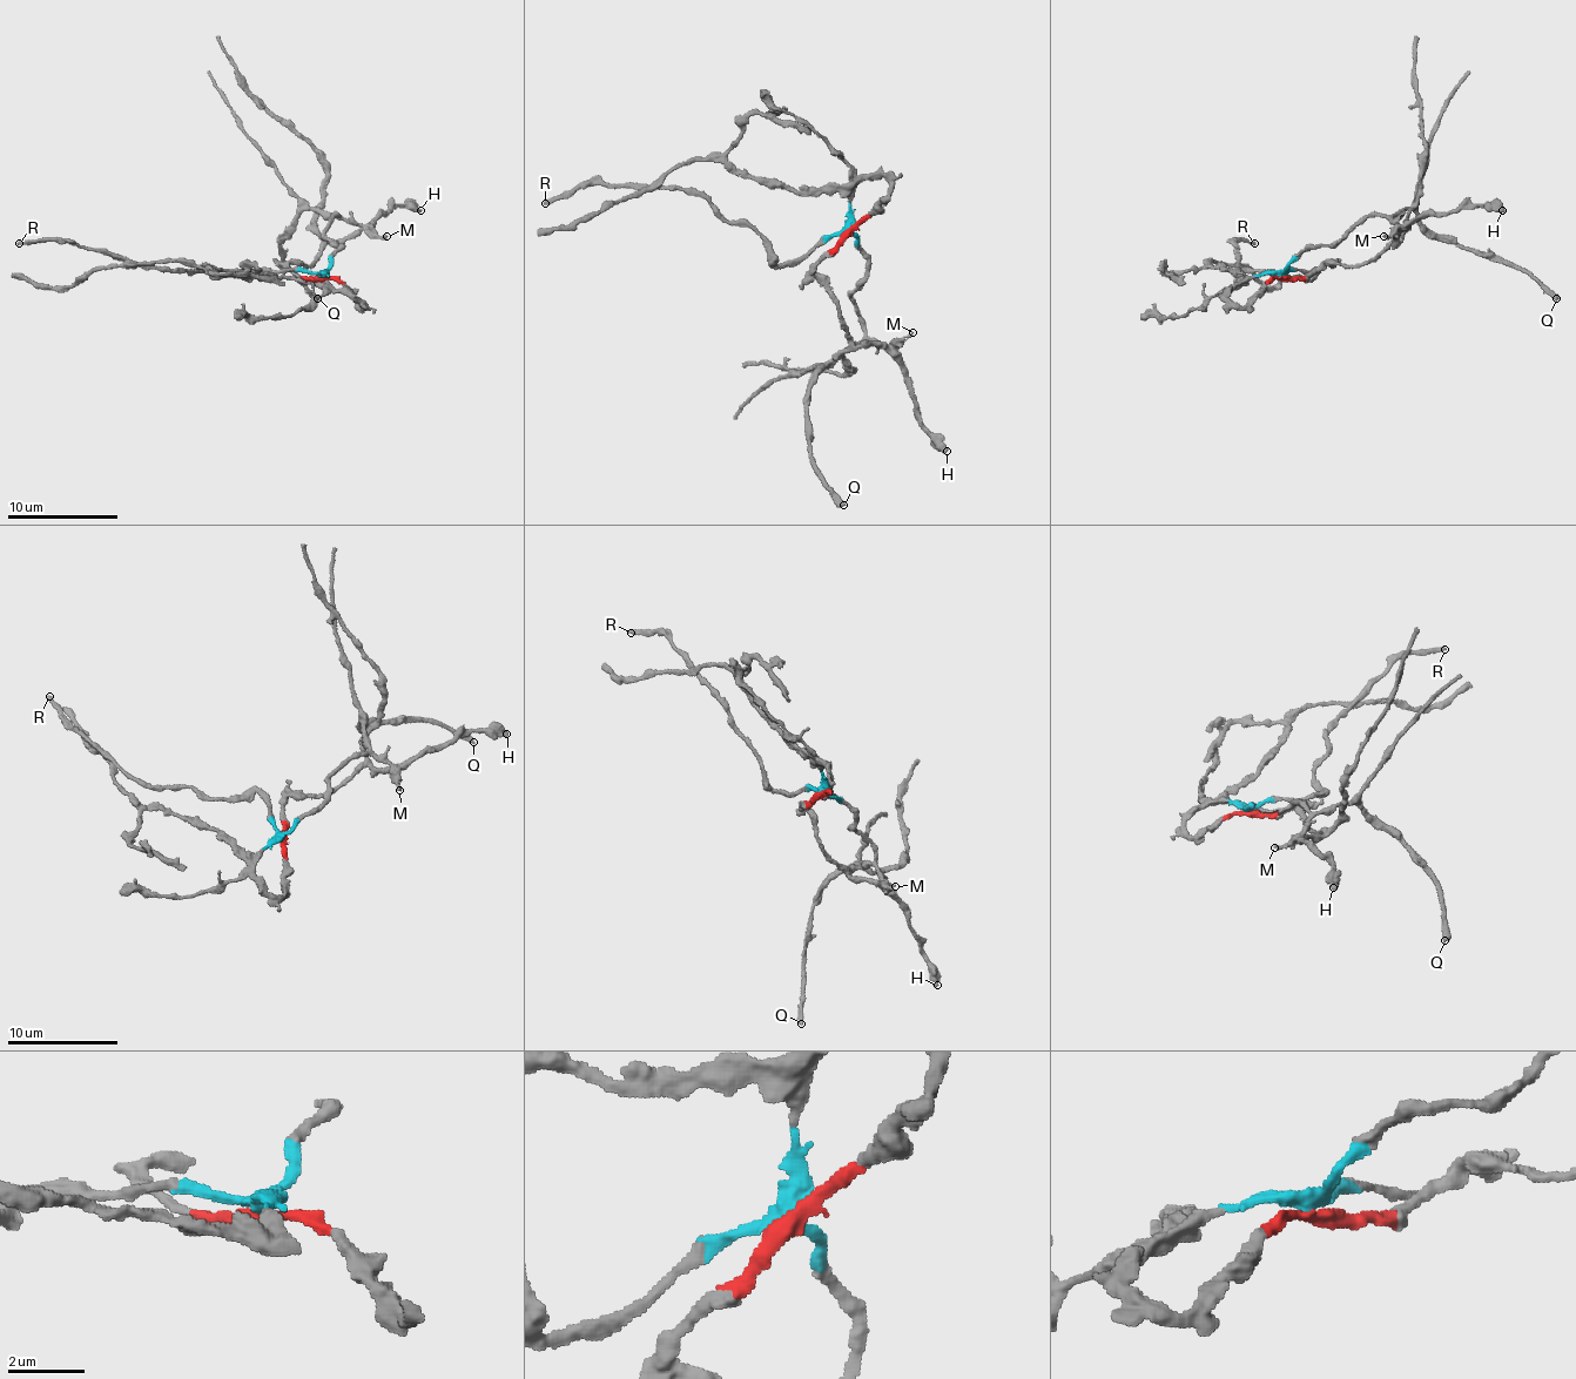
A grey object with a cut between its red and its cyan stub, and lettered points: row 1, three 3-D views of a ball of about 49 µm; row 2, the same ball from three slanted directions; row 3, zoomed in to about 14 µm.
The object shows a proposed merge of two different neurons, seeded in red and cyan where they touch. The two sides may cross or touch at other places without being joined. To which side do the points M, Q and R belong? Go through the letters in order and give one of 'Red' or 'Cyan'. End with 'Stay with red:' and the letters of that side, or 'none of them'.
M: Cyan
Q: Cyan
R: Cyan
Stay with red: none of them

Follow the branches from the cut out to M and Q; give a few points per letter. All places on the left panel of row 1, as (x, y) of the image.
M: (321, 277), (341, 249), (327, 235), (335, 216), (388, 235)
Q: (321, 277), (341, 249), (327, 235), (337, 216), (304, 210), (284, 235), (282, 257), (318, 299)

